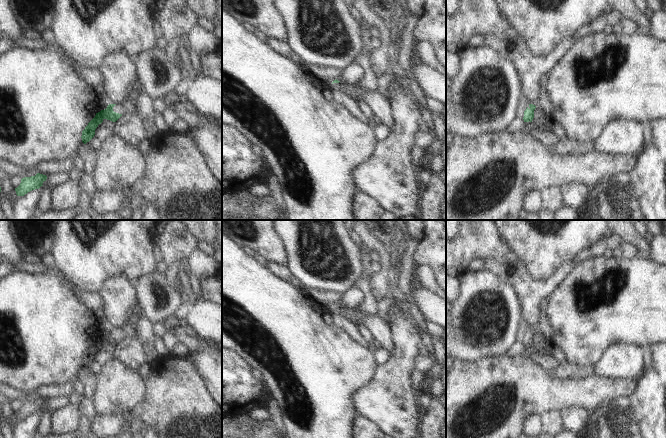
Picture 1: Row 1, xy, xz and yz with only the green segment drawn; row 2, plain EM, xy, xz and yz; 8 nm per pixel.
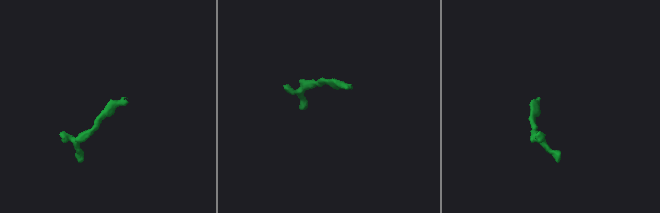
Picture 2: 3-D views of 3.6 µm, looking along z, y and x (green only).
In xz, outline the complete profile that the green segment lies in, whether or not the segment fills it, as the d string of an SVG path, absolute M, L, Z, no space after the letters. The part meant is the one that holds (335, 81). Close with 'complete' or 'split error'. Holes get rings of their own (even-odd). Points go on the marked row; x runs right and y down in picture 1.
M355 61L351 64L347 65L340 71L340 75L337 77L333 83L345 83L350 86L359 85L361 79L363 77L363 70Z | split error

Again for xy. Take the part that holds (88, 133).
M134 83L128 85L128 93L122 102L119 104L109 104L106 109L96 113L95 117L88 123L85 129L82 131L82 142L86 144L95 135L95 130L104 119L116 122L122 115L130 114L137 116L144 127L147 140L158 133L157 127L153 123L152 119L145 118L137 112L136 102L140 95L139 89Z | split error

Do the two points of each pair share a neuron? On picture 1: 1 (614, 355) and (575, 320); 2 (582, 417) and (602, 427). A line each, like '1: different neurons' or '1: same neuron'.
1: different neurons
2: different neurons

